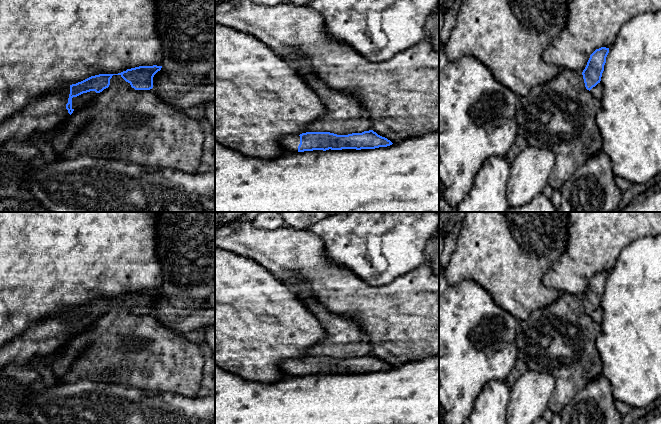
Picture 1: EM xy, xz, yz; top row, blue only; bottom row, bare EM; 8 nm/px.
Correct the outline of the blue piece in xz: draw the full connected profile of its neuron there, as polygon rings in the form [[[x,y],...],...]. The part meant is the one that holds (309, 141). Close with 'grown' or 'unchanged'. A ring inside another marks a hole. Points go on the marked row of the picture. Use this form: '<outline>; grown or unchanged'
[[[373,130],[348,135],[337,135],[330,132],[306,132],[300,135],[285,135],[279,139],[279,143],[288,152],[375,149],[393,144]]]; grown

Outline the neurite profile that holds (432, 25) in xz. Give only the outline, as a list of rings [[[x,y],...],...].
[[[439,4],[437,10],[431,15],[425,24],[427,40],[429,40],[433,48],[439,52]]]

